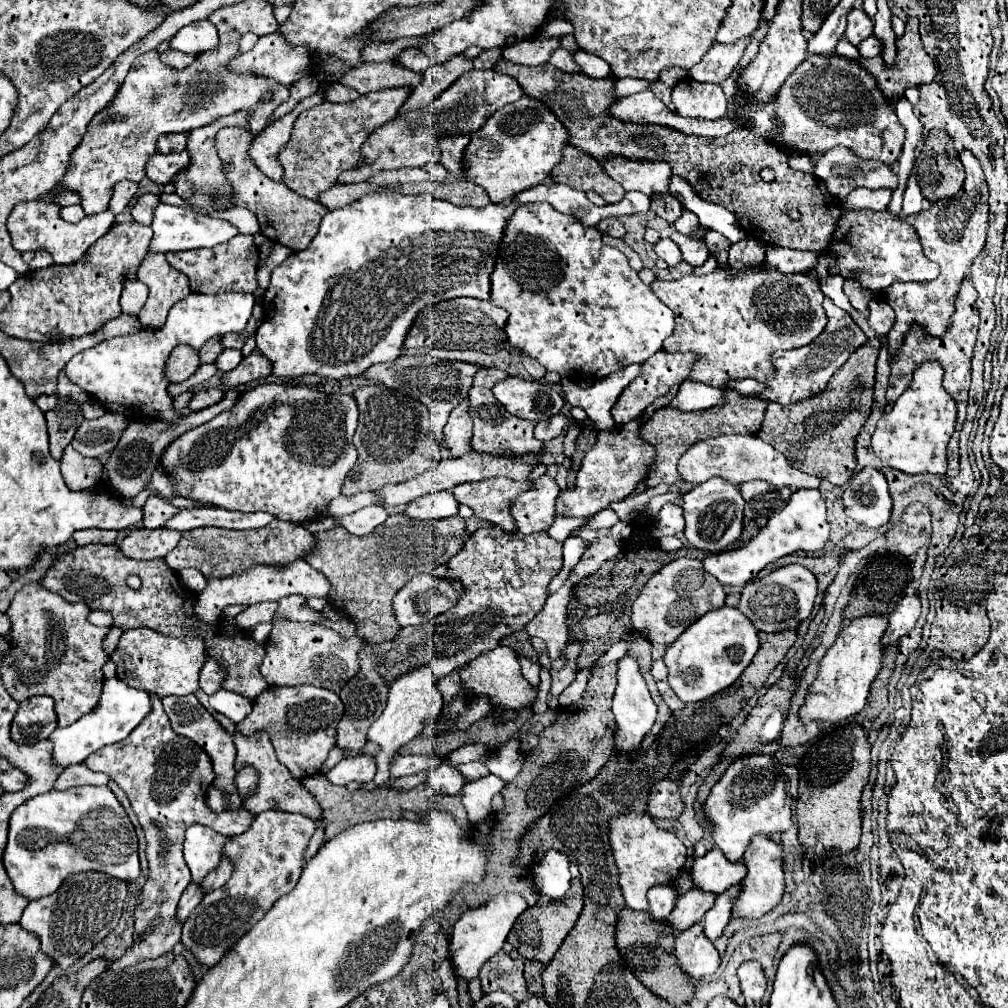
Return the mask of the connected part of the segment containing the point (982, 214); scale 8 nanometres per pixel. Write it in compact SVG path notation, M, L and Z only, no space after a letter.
M966 148L960 150L960 160L966 170L966 180L964 186L960 188L958 194L952 198L938 200L930 206L930 210L906 216L904 220L912 224L920 236L924 254L940 264L940 276L932 282L896 282L888 286L884 292L878 294L880 300L888 302L896 310L896 322L892 330L888 332L888 350L890 350L890 360L894 360L894 354L898 346L902 344L904 334L908 332L912 322L918 322L924 326L924 330L932 336L940 336L946 332L948 320L954 312L954 302L958 296L960 282L968 274L972 262L978 258L978 254L984 250L986 242L986 230L988 230L988 184L984 180L984 172L980 168L980 162L972 152L966 152Z

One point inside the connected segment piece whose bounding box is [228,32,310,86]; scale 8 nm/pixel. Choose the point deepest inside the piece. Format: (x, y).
(272, 58)

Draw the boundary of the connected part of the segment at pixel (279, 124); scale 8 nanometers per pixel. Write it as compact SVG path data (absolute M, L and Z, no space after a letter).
M320 84L318 92L314 96L308 96L306 100L300 100L298 106L292 112L288 112L286 116L274 120L262 134L254 136L254 140L250 144L250 150L248 150L248 156L254 160L254 164L260 168L262 174L266 174L272 180L282 180L284 170L282 170L282 166L278 162L278 152L290 140L290 132L292 132L292 126L294 126L296 118L304 110L314 108L314 106L322 104L324 100L326 100L324 98L324 84Z

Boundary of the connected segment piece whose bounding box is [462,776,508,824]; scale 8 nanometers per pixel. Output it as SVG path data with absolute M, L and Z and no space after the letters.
M482 776L482 780L472 780L472 782L464 784L462 804L464 804L464 808L468 812L468 820L472 824L482 822L492 812L492 806L490 806L492 796L502 792L502 788L506 784L508 782L500 780L498 776Z

